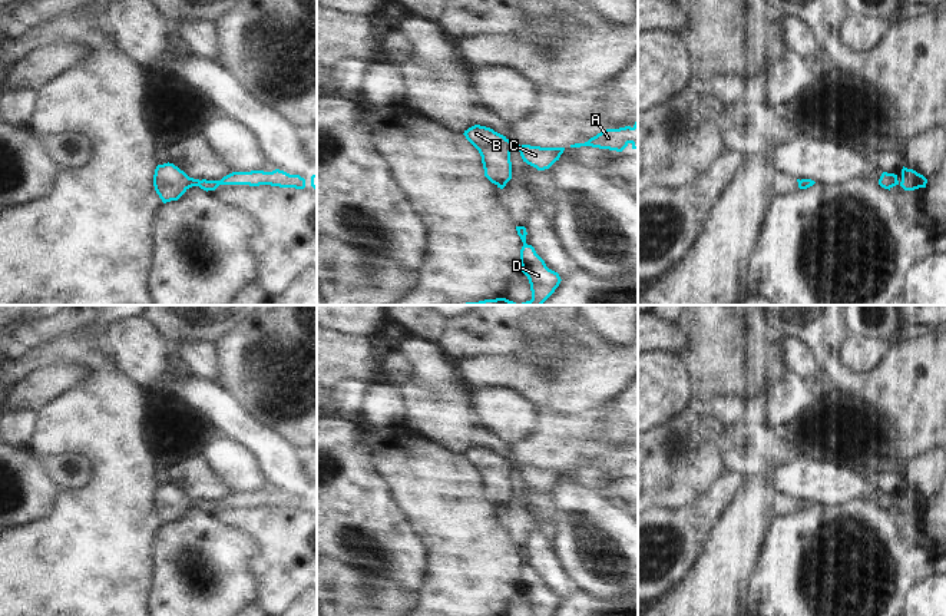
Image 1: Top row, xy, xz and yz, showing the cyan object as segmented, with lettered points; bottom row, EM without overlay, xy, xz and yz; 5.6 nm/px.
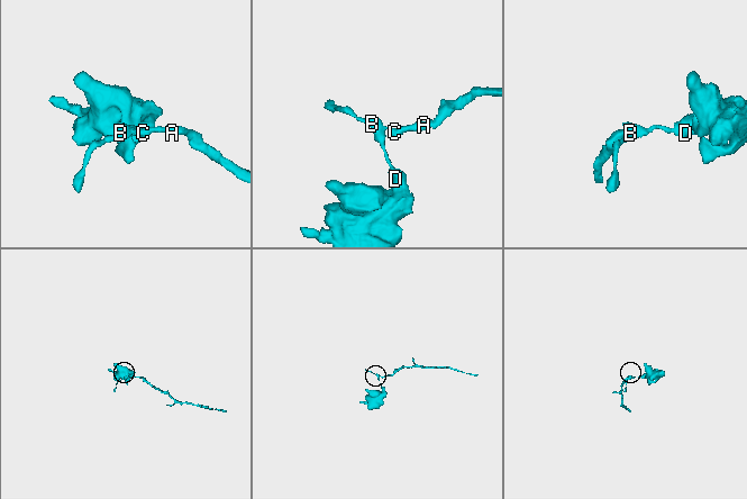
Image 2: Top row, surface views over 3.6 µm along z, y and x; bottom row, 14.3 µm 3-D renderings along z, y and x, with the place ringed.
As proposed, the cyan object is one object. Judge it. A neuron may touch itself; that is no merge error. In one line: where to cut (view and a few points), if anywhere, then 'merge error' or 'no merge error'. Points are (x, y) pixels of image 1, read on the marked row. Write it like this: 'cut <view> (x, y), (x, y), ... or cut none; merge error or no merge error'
cut none; no merge error

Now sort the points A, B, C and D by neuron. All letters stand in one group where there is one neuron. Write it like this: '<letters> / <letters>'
A B C D

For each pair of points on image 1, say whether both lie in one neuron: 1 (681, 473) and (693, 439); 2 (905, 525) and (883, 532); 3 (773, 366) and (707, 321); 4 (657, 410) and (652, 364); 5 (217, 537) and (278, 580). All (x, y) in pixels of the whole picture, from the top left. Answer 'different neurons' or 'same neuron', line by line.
1: same neuron
2: different neurons
3: same neuron
4: same neuron
5: different neurons

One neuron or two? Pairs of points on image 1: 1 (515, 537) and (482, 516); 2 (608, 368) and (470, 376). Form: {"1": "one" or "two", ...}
{"1": "two", "2": "one"}

